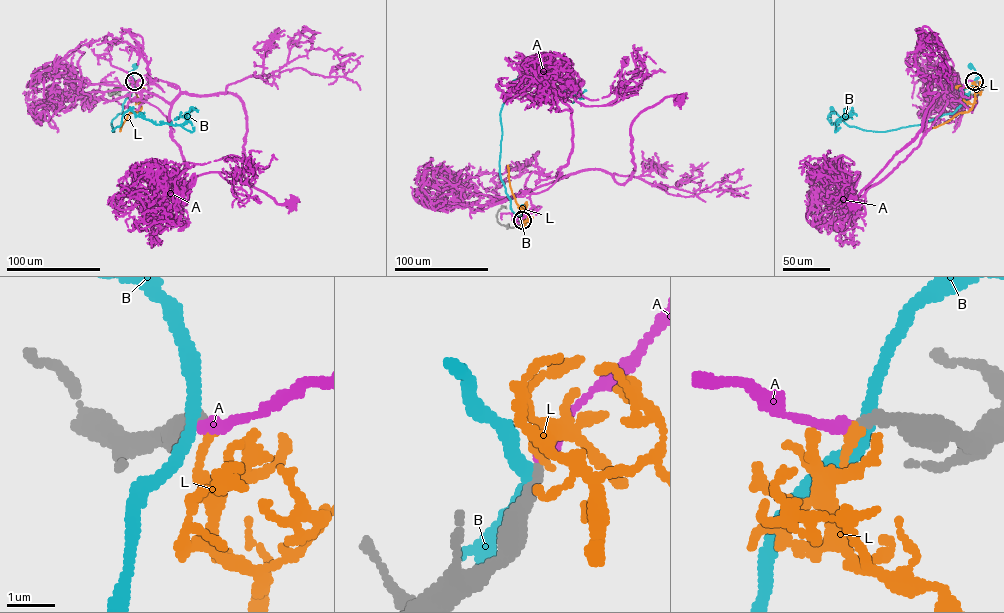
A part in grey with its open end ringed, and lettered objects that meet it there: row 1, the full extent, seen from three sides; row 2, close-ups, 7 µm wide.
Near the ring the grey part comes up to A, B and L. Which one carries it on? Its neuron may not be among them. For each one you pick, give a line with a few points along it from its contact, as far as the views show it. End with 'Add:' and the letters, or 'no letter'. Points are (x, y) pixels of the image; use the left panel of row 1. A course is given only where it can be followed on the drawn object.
A: Its course: (134, 81), (172, 136), (180, 94), (236, 94), (244, 178), (291, 204)
Add: A

